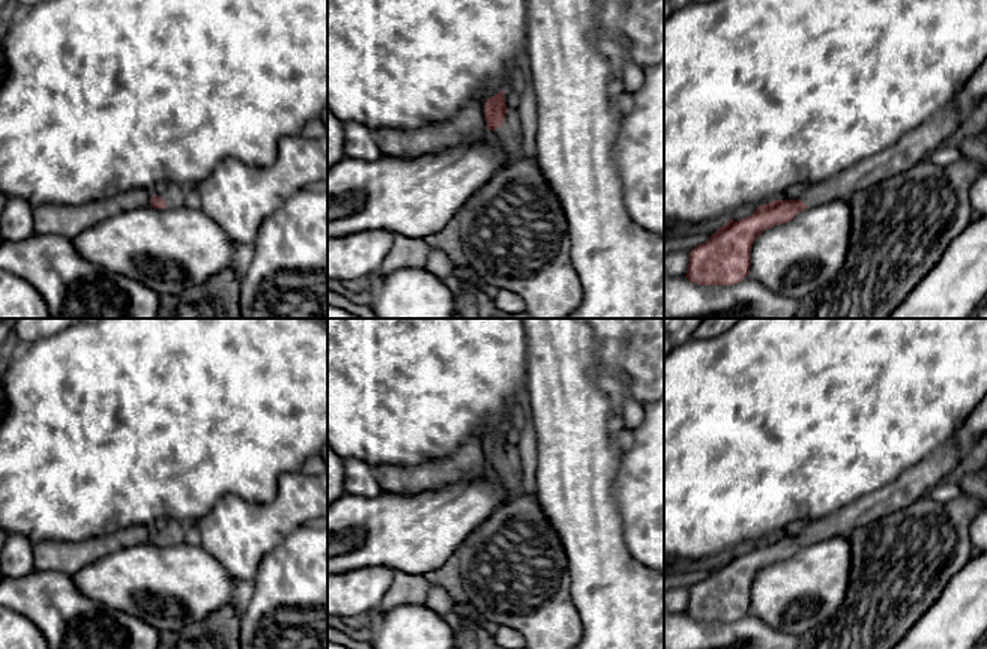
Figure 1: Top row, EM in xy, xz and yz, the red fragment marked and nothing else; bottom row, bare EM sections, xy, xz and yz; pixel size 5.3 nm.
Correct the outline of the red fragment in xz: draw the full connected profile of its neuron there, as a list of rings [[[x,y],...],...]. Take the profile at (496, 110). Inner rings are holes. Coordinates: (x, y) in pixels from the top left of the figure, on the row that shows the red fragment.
[[[505,90],[487,99],[485,120],[488,129],[496,134],[506,149],[506,165],[518,162],[523,158],[523,132],[517,113],[508,111]]]

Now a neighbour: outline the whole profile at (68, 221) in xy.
[[[131,189],[83,206],[38,206],[33,209],[35,233],[63,236],[71,240],[107,218],[150,204],[152,197],[150,191]]]

